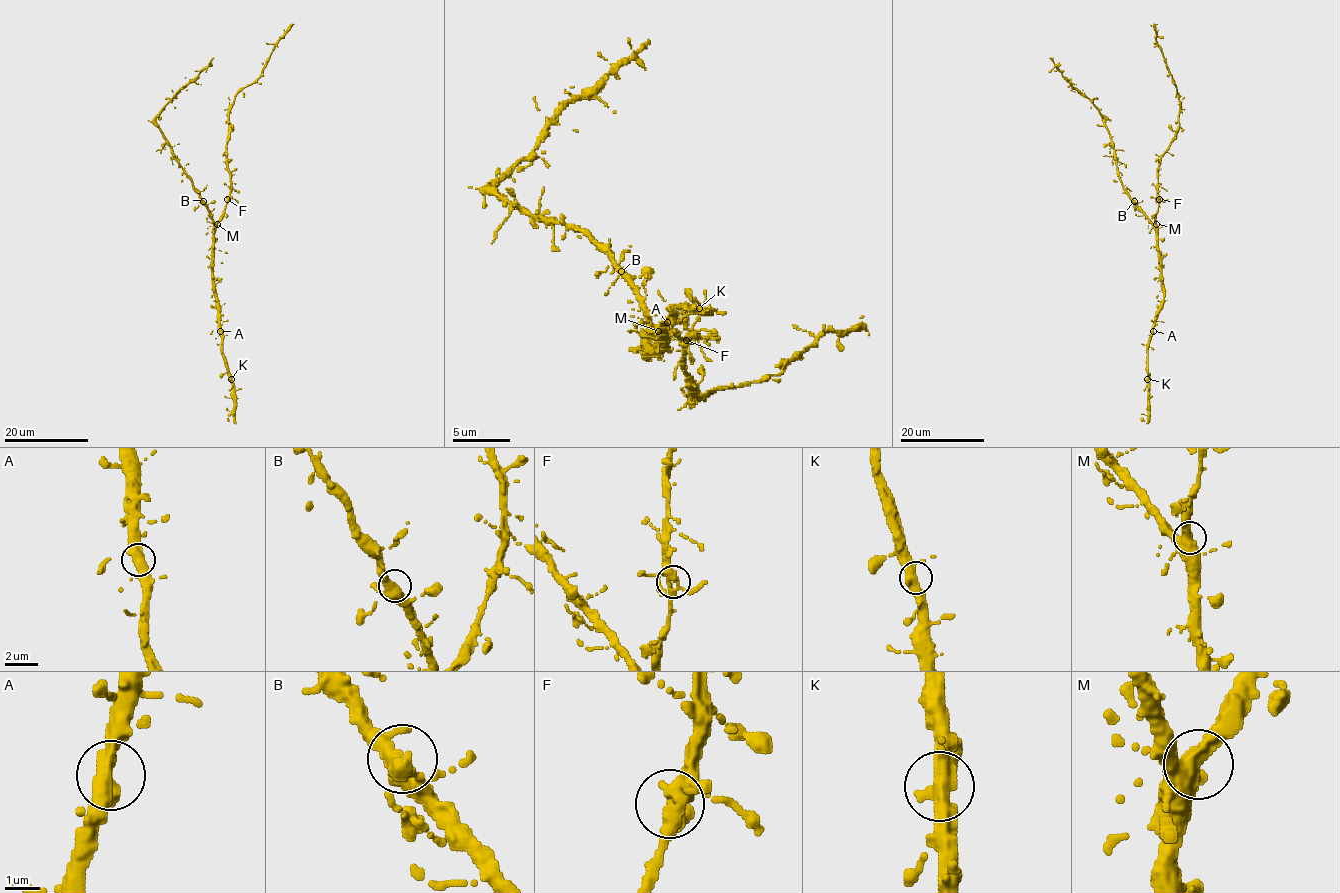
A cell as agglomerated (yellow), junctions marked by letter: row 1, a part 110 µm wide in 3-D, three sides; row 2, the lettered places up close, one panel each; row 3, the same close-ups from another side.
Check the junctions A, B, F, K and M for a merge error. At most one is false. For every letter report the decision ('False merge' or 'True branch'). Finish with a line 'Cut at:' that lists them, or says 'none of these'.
A: True branch
B: True branch
F: True branch
K: True branch
M: True branch
Cut at: none of these

